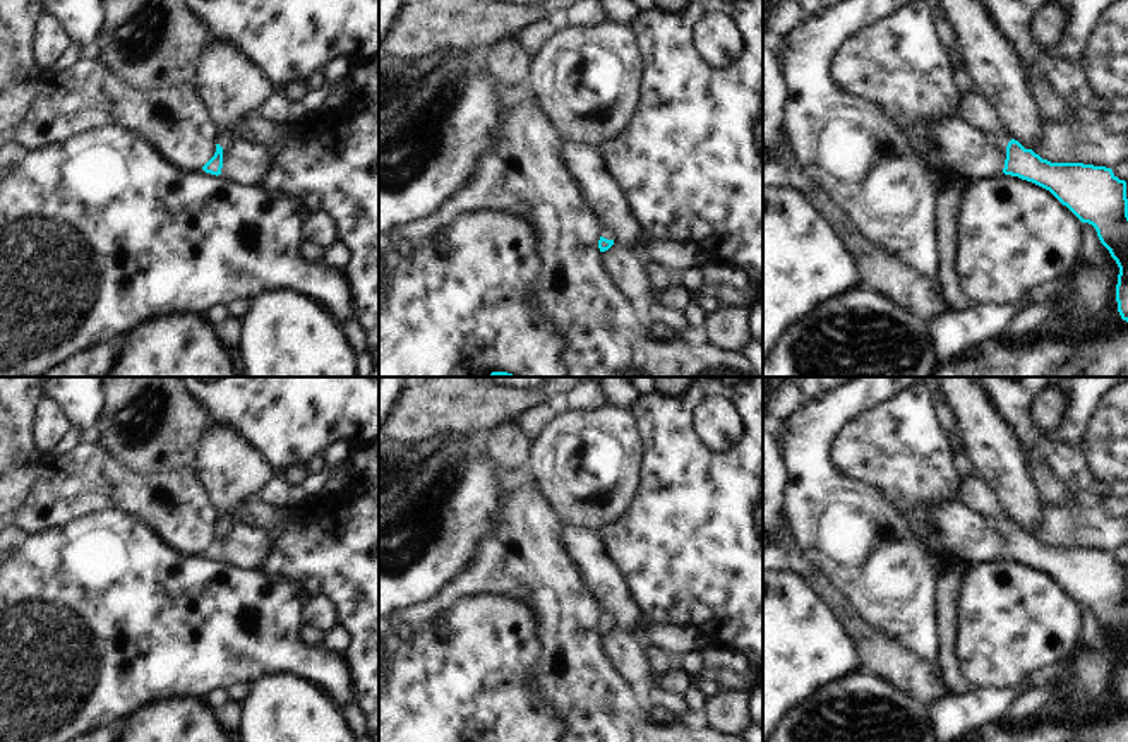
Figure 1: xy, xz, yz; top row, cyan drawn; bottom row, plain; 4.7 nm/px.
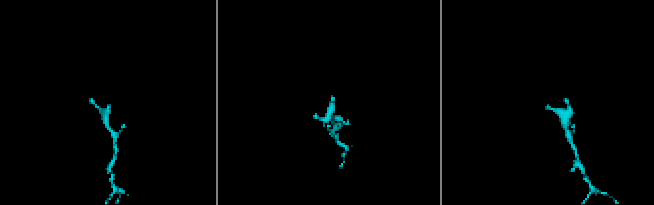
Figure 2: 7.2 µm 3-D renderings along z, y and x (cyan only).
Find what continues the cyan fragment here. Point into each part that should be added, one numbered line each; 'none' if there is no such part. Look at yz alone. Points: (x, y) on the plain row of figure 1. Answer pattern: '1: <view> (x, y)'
1: yz (974, 492)

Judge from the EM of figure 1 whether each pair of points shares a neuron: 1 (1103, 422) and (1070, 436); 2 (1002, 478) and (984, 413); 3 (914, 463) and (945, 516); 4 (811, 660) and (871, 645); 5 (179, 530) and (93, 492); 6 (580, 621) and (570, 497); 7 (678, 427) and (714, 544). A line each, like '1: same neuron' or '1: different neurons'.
1: different neurons
2: same neuron
3: different neurons
4: different neurons
5: same neuron
6: different neurons
7: same neuron

